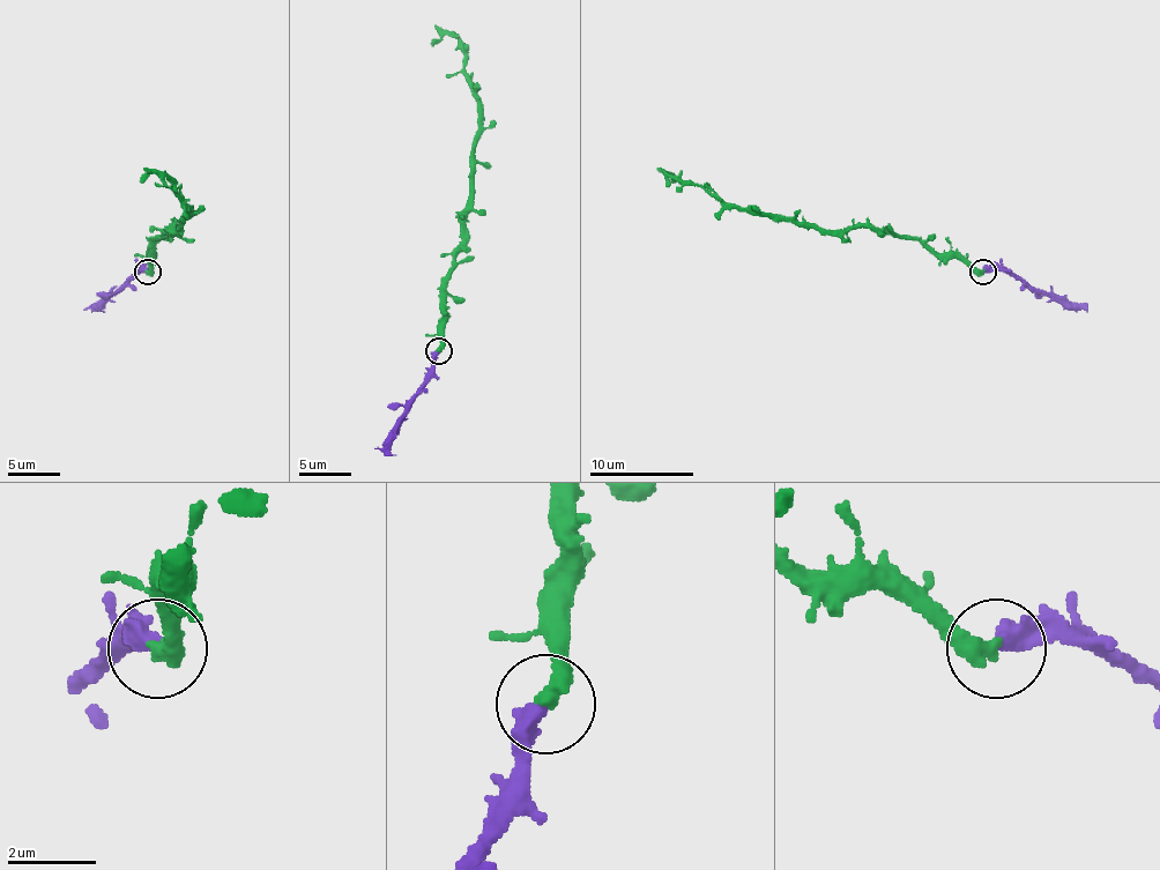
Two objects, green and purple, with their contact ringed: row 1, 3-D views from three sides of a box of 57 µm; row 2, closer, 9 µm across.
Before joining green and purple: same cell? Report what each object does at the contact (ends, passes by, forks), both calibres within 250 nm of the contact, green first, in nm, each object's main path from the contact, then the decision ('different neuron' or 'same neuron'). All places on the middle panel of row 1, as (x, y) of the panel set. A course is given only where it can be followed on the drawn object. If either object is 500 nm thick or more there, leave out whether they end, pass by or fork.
green ends; purple ends; calibres 440 and 400 nm; course green (438, 351), (443, 289), (459, 245), (480, 133), (480, 105), (463, 68), (463, 47), (453, 35), (430, 43); course purple (438, 351), (432, 378), (415, 399), (391, 443), (391, 453), (396, 455); same neuron

